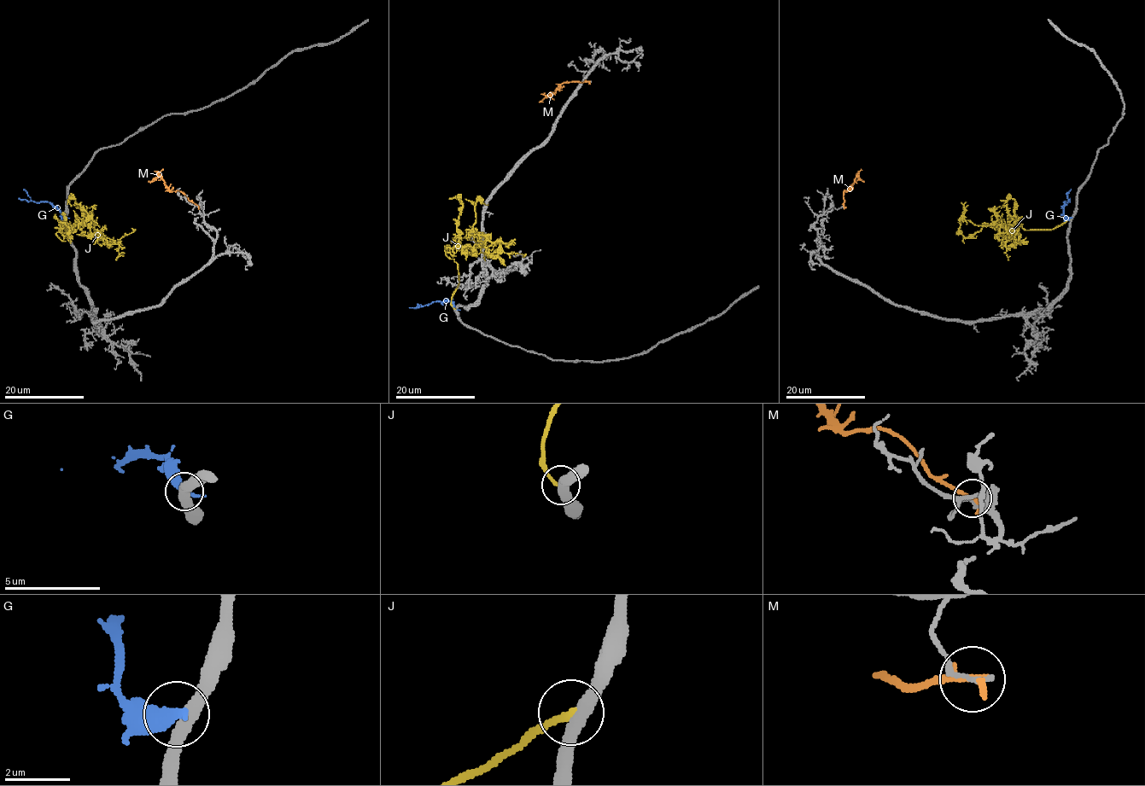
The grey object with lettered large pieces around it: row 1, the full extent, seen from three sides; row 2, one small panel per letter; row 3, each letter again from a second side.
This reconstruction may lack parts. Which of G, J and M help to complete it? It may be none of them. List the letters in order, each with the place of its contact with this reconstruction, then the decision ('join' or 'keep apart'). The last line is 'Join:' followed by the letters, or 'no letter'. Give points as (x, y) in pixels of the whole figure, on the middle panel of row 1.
G: (455, 308) | keep apart
J: (454, 308) | keep apart
M: (588, 82) | keep apart
Join: no letter

